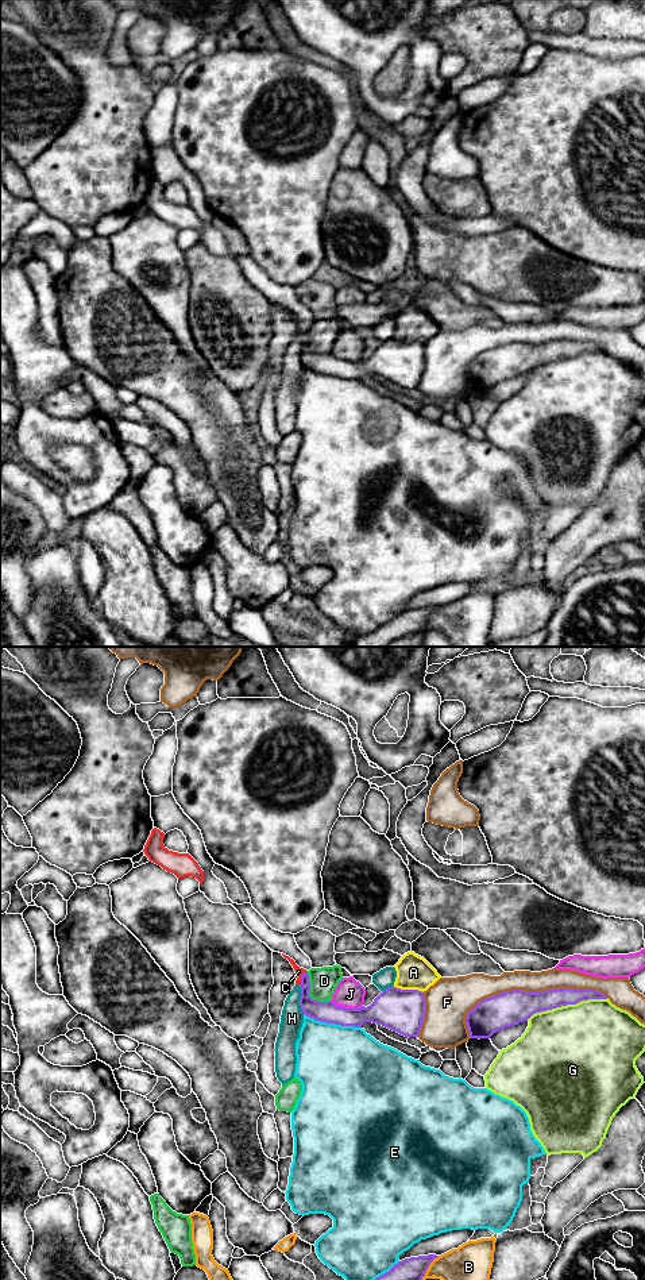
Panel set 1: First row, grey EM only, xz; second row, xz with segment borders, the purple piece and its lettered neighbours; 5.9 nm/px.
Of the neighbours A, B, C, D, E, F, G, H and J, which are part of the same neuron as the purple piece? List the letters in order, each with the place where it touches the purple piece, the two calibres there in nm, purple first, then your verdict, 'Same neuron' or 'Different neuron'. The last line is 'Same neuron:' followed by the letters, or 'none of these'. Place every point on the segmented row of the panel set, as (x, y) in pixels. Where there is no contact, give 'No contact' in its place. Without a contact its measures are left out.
A: Touches purple at xz (408, 990). Thickness 260 nm (purple) against 200 nm. Different neuron
B: Touches purple at xz (428, 1267). Thickness 140 nm (purple) against 220 nm. Different neuron
C: Touches purple at xz (301, 978). Thickness 130 nm (purple) against 50 nm. Different neuron
D: Touches purple at xz (308, 995). Thickness 130 nm (purple) against 160 nm. Different neuron
E: Touches purple at xz (332, 1022). Thickness 130 nm (purple) against 460 nm. Different neuron
F: Touches purple at xz (532, 993). Thickness 200 nm (purple) against 130 nm. Different neuron
G: Touches purple at xz (567, 1003). Thickness 150 nm (purple) against 480 nm. Different neuron
H: Touches purple at xz (300, 999). Thickness 130 nm (purple) against 140 nm. Different neuron
J: Touches purple at xz (347, 1009). Thickness 220 nm (purple) against 180 nm. Different neuron
Same neuron: none of these

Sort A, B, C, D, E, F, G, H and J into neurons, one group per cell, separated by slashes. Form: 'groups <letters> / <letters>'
groups A / B / C H / D / E / F / G / J

